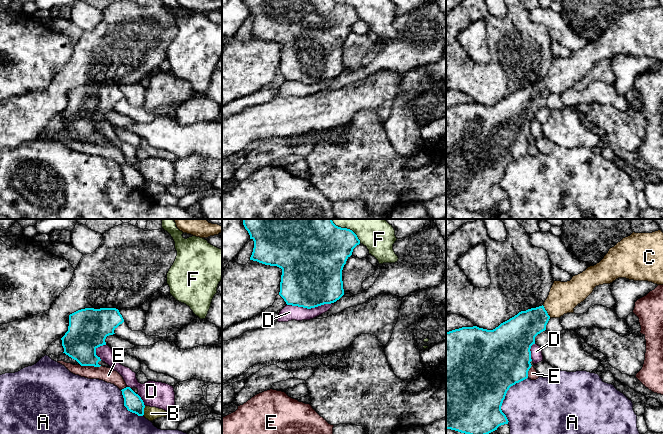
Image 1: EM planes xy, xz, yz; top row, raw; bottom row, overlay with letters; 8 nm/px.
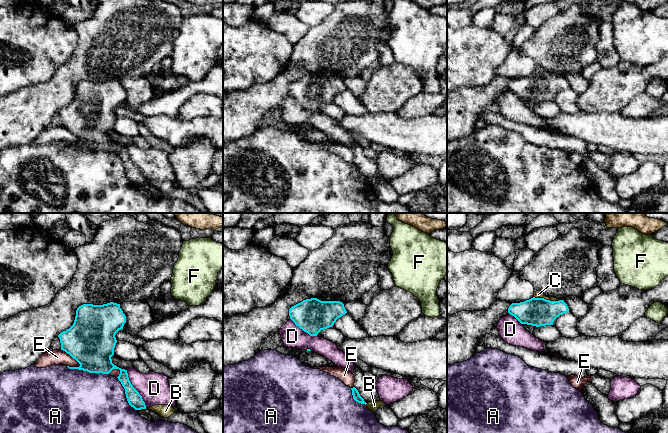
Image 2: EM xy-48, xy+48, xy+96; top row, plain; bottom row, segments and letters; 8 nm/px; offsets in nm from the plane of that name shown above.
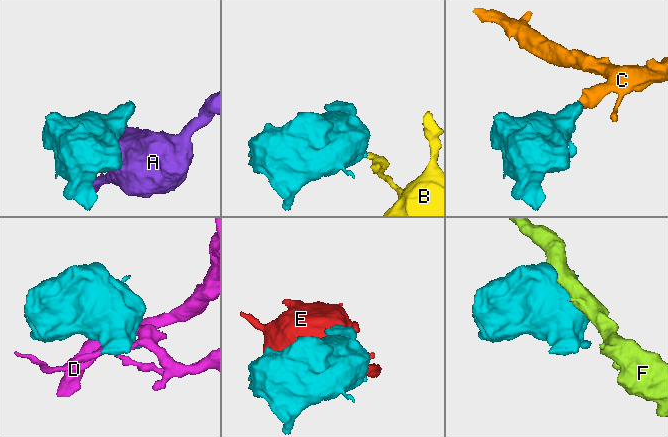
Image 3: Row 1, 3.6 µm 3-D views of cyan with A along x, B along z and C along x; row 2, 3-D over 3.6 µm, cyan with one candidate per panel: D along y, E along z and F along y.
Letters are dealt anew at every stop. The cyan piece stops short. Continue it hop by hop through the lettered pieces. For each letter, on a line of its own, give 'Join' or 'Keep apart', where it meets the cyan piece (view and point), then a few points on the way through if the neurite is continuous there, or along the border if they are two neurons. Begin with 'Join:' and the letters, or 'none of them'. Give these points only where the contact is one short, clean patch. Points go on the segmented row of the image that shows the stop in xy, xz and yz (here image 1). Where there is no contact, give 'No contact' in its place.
Join: C
A: Keep apart. Touches cyan at yz (504, 397)
B: Keep apart. Touches cyan at xy (143, 411). Boundary: xy (145, 406), (142, 415)
C: Join. Touches cyan at yz (546, 311). Path across: yz (521, 329), (546, 311), (563, 297)
D: Keep apart. Touches cyan at xz (309, 308)
E: Keep apart. Touches cyan at xy (90, 365)
F: Keep apart. Touches cyan at xz (346, 228)

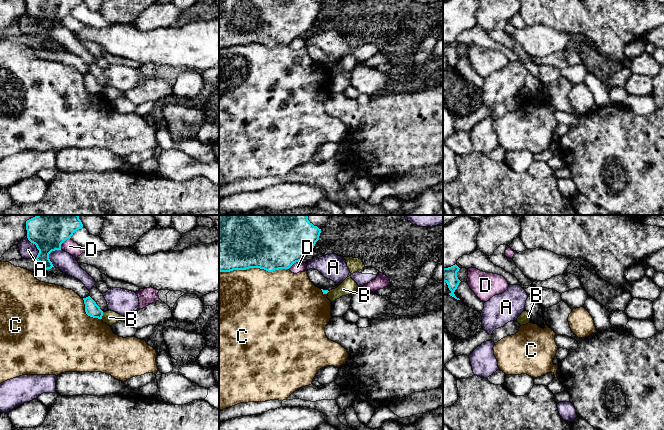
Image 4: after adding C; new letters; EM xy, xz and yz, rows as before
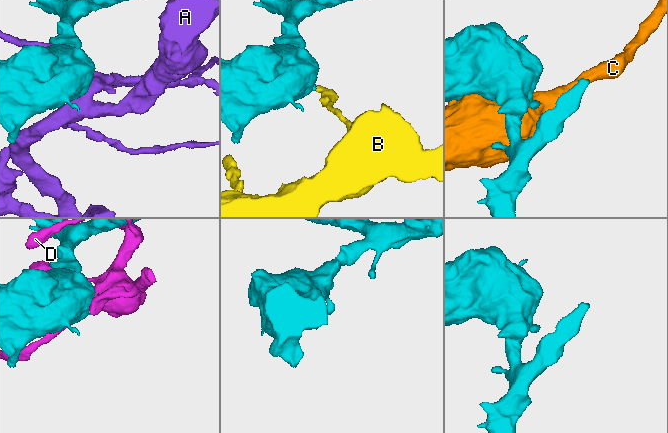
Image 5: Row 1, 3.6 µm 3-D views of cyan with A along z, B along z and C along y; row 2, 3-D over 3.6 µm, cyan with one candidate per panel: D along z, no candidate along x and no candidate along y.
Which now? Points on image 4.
Join: none of them
A: Keep apart. Touches cyan at xy (36, 246)
B: Keep apart. Touches cyan at xy (102, 315). Boundary: xy (103, 312), (101, 318)
C: Keep apart. Touches cyan at xz (253, 267)
D: Keep apart. Touches cyan at xy (62, 242)

